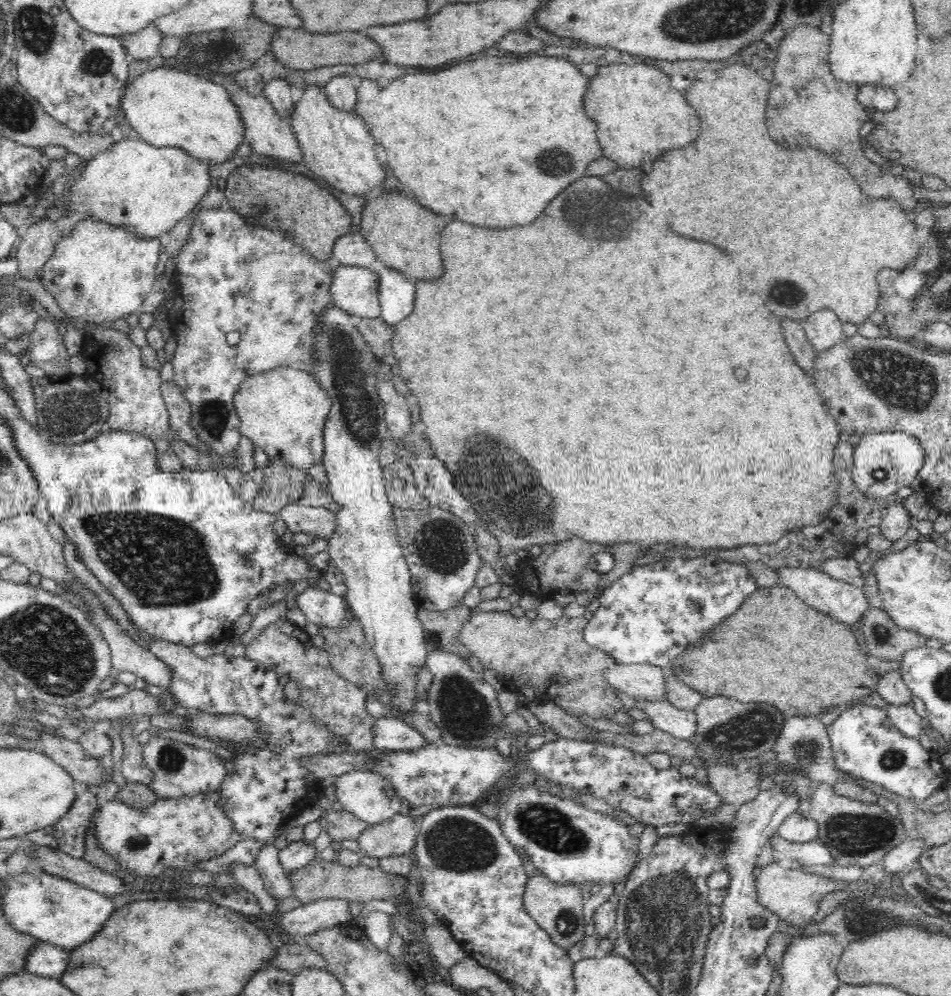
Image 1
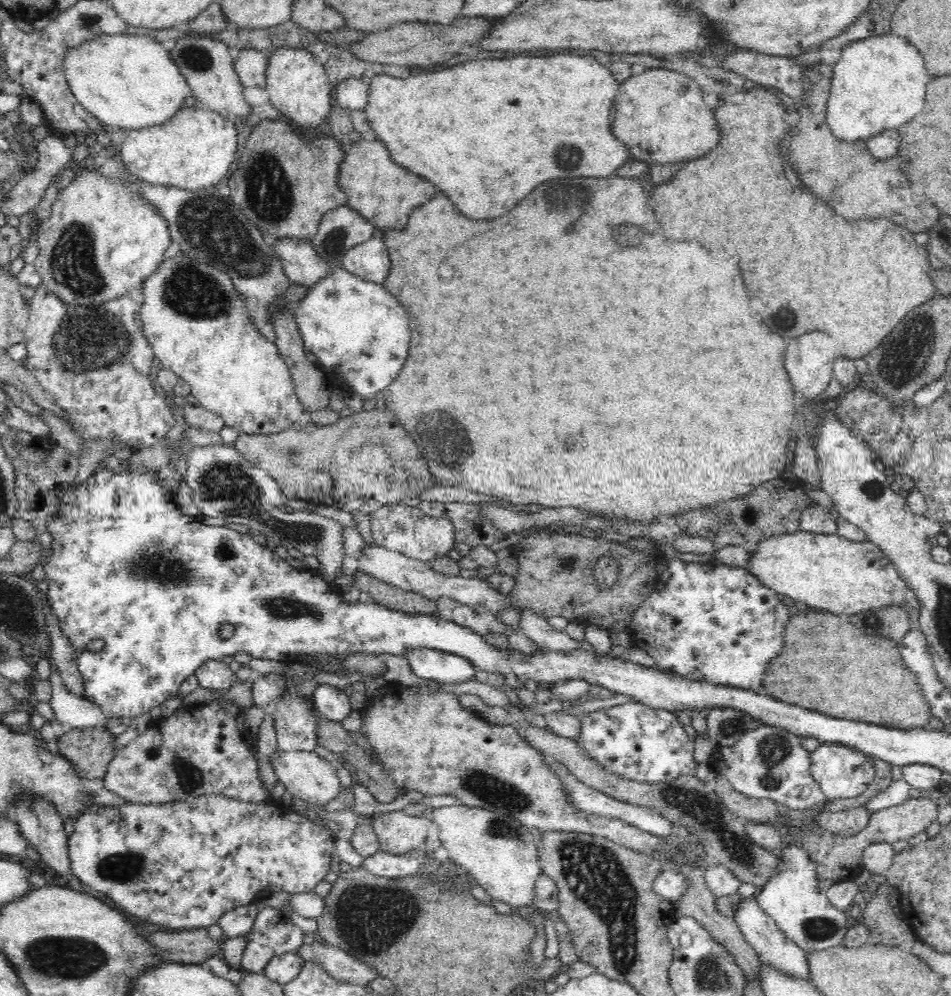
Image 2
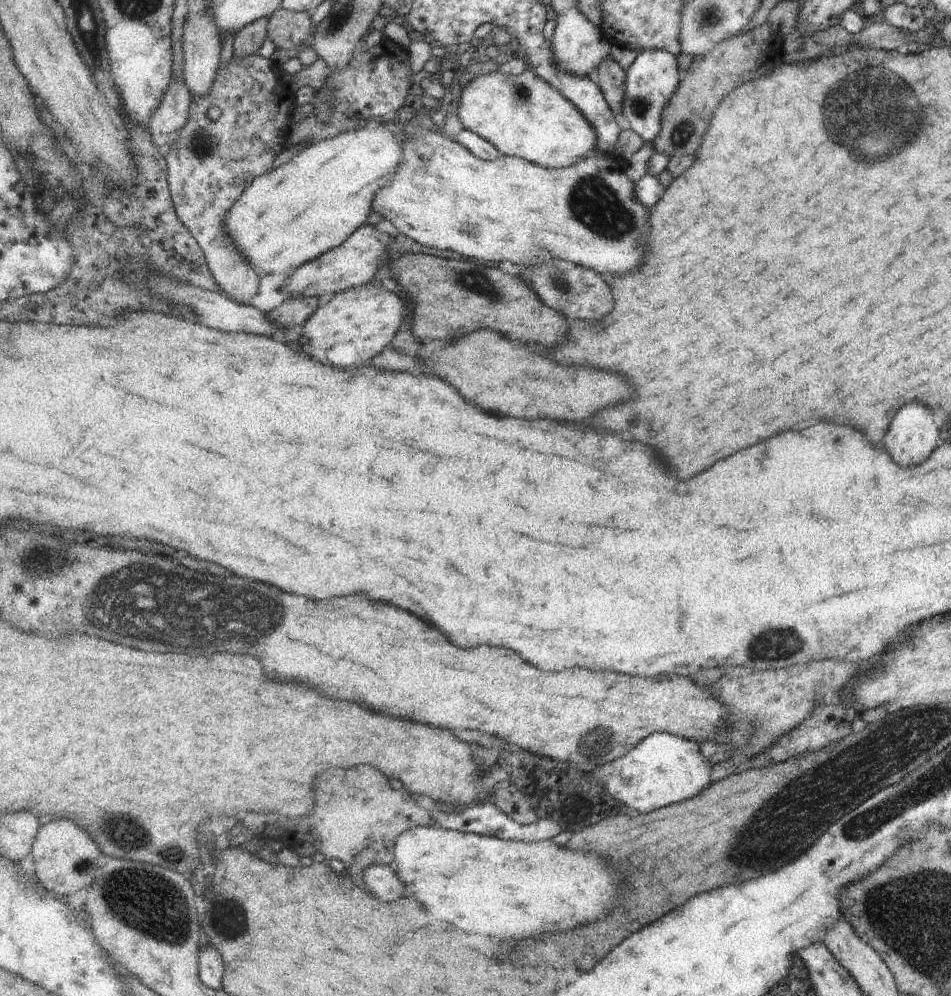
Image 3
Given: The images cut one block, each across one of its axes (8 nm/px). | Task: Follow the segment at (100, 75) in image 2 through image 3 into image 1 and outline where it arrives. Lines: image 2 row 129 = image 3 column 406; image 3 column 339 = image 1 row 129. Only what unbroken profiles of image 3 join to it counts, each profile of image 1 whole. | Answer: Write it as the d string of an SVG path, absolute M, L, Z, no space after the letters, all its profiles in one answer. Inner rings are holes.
M161 62L155 65L155 68L144 71L132 81L128 81L121 96L121 107L125 113L126 122L139 133L143 141L156 148L178 147L190 158L209 167L235 158L236 150L245 141L246 127L231 93L228 93L226 87L220 84L208 82L194 73L189 73L185 66L171 68Z

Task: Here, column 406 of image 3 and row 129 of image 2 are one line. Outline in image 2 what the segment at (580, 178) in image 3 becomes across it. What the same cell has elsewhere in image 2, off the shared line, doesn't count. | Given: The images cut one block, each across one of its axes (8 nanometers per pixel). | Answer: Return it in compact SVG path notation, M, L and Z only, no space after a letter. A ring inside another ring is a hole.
M199 105L197 108L183 108L162 126L127 131L120 156L124 168L128 168L126 172L136 179L151 185L162 184L196 192L218 184L230 172L236 151L234 119L222 118Z

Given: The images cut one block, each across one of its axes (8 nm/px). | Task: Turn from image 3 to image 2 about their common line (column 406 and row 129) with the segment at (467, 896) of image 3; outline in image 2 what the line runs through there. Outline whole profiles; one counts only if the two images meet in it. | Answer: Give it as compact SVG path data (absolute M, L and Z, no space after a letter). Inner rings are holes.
M882 34L856 39L841 51L841 57L833 64L833 76L827 103L827 121L838 139L870 138L886 128L898 128L918 114L926 100L926 82L930 74L926 70L920 50L906 38L896 34Z

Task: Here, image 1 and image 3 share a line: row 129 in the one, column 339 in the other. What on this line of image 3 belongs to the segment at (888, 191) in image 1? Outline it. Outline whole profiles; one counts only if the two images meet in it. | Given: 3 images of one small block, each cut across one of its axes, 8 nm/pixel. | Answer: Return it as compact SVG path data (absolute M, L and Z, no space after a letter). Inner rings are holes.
M361 766L361 768L349 768L349 770L343 770L343 768L331 768L331 770L327 770L327 772L323 772L323 774L319 774L319 778L315 778L315 808L313 808L313 812L308 816L293 816L293 818L287 818L285 816L281 816L283 818L283 828L287 828L289 832L287 834L281 834L281 838L269 838L269 836L261 836L261 834L255 834L251 828L247 828L247 831L251 831L253 836L258 835L257 837L263 841L264 844L267 844L271 850L274 852L279 852L282 848L293 850L296 852L296 849L300 847L304 842L310 843L314 849L318 852L323 852L327 858L337 858L337 860L341 860L343 864L345 864L345 868L351 872L351 874L361 874L361 870L365 868L365 866L371 866L371 864L391 864L393 860L395 860L395 856L393 856L393 848L395 848L395 842L397 842L397 838L401 836L404 832L411 830L413 827L417 826L433 826L437 827L438 824L435 824L435 820L431 818L431 814L425 810L423 812L423 808L419 808L417 806L417 802L415 802L415 795L413 794L413 798L411 798L411 794L407 792L407 794L403 794L403 792L407 792L405 789L403 790L395 790L391 788L391 784L389 784L389 780L387 780L387 776L385 774L381 774L377 768L373 768L373 766Z

